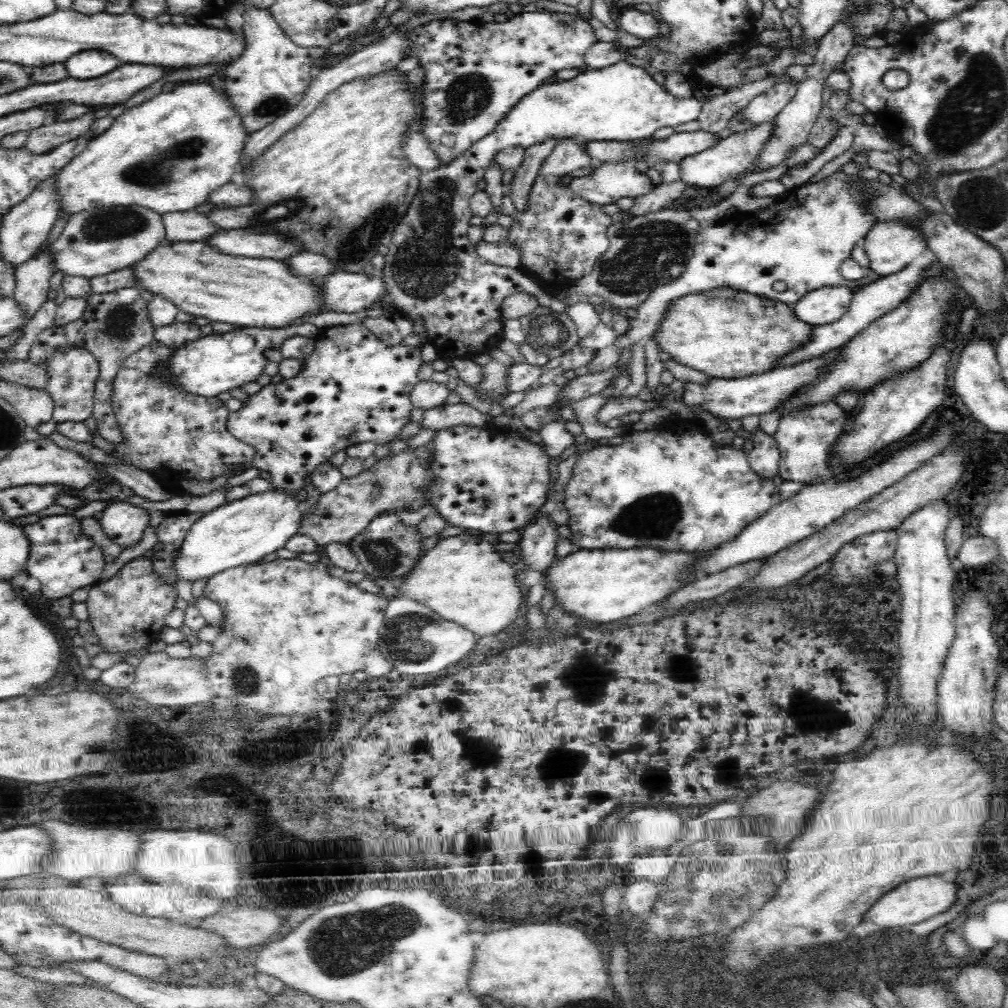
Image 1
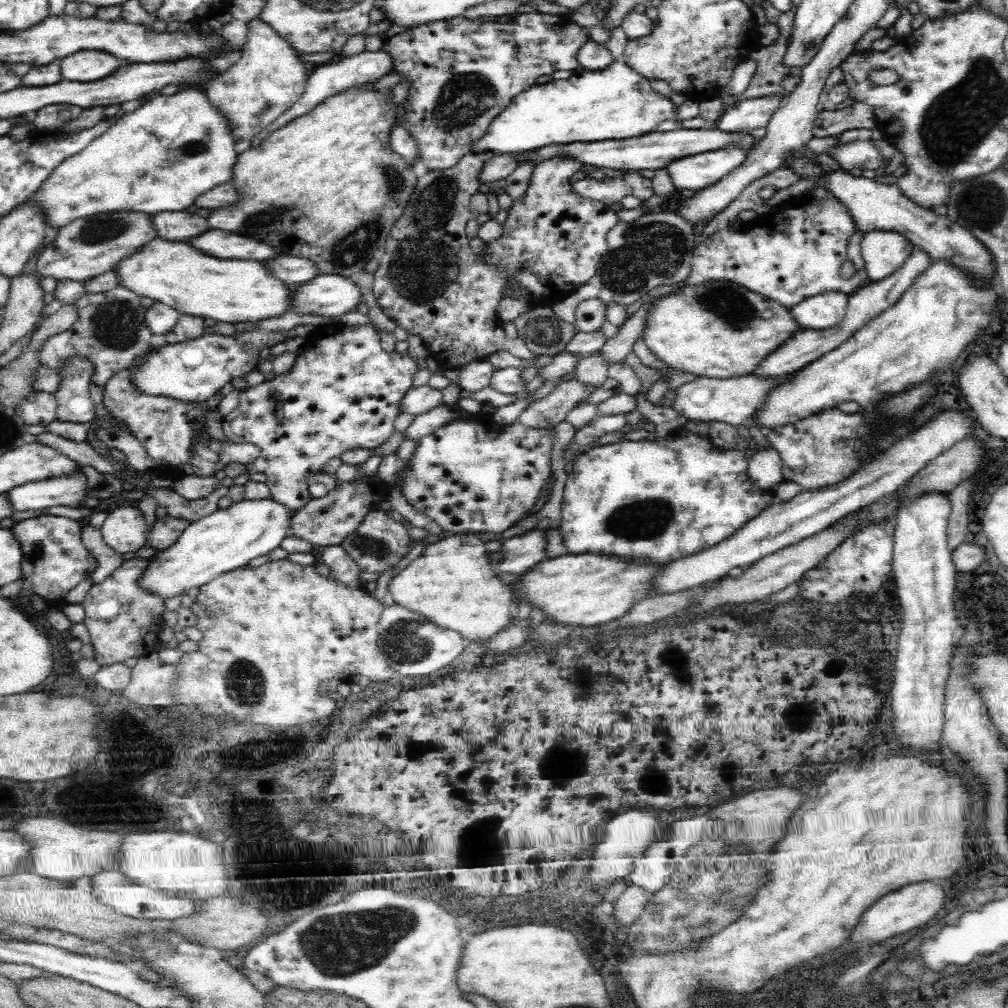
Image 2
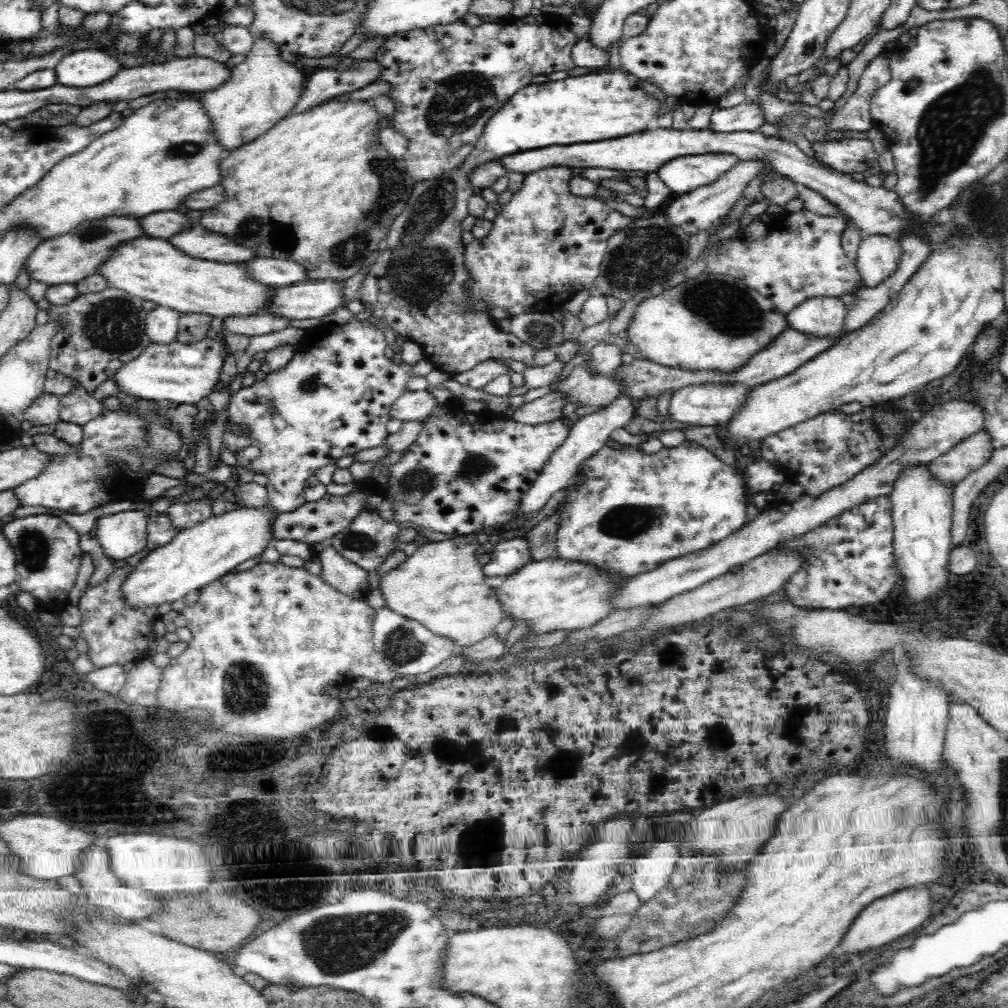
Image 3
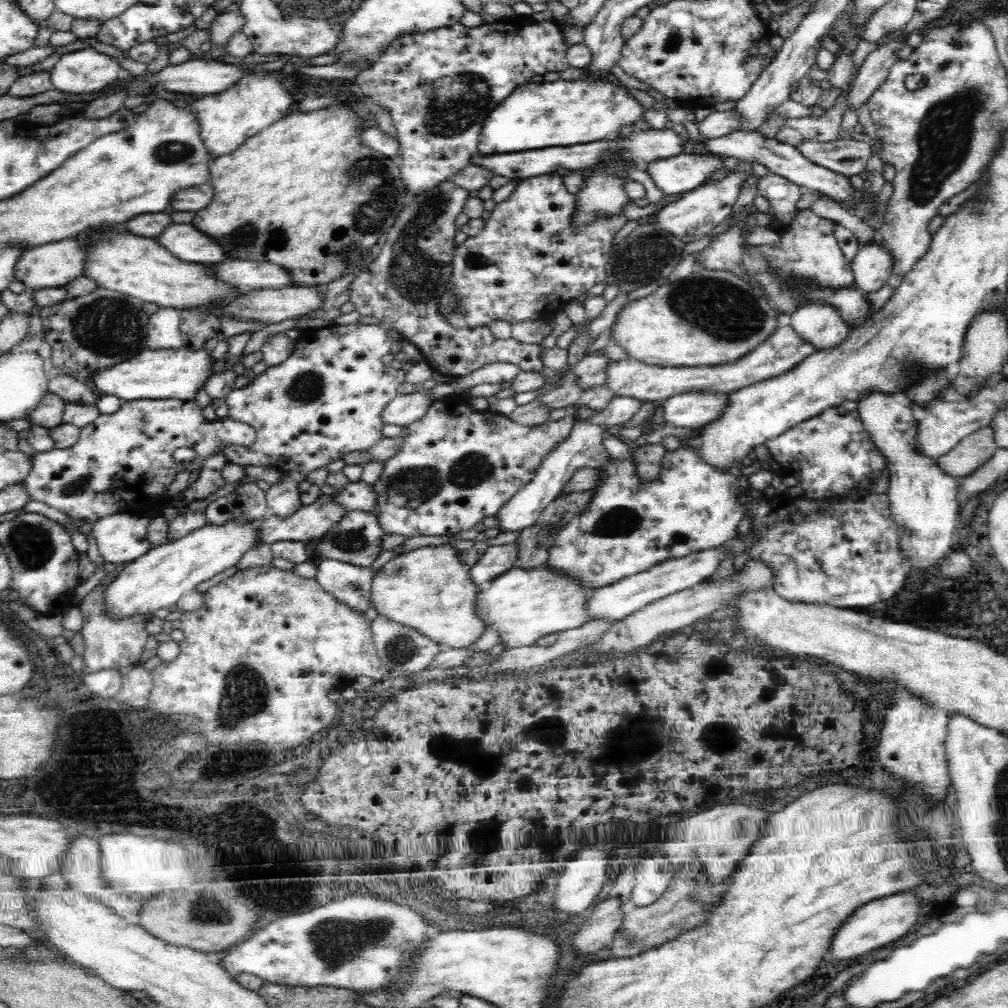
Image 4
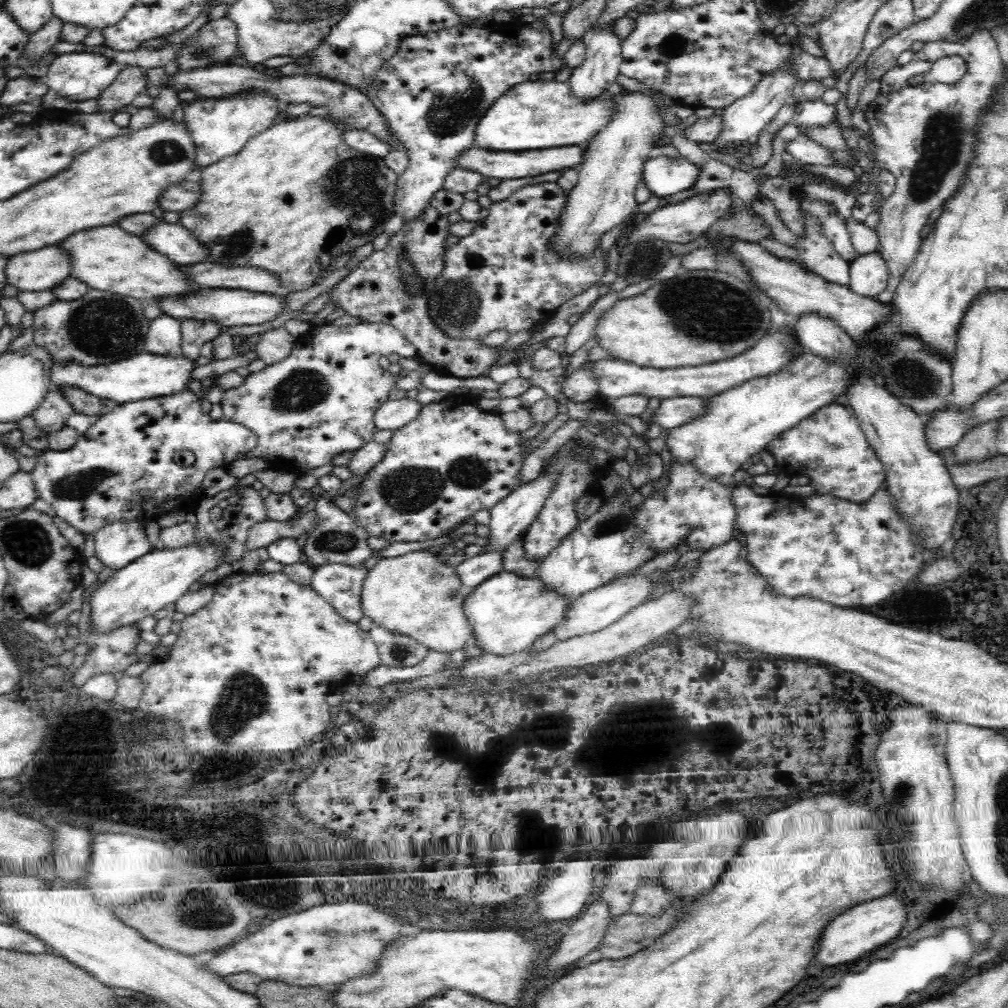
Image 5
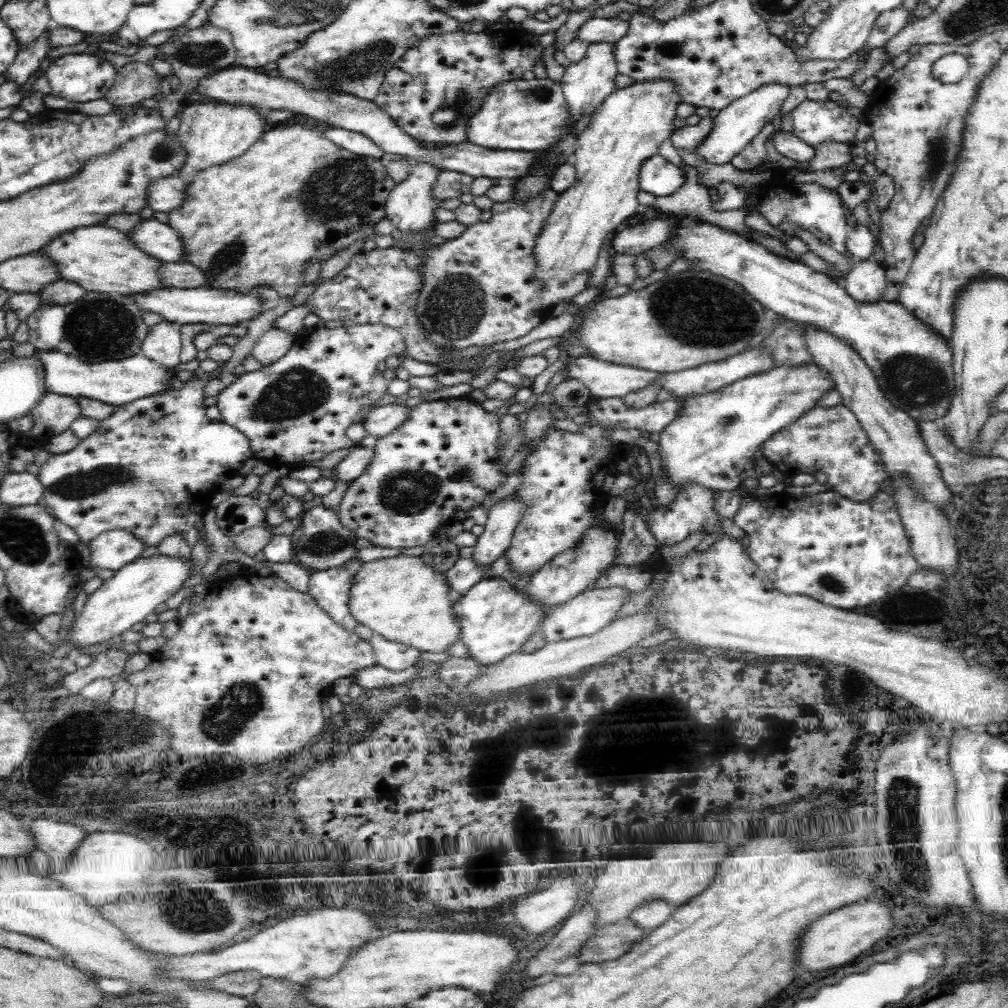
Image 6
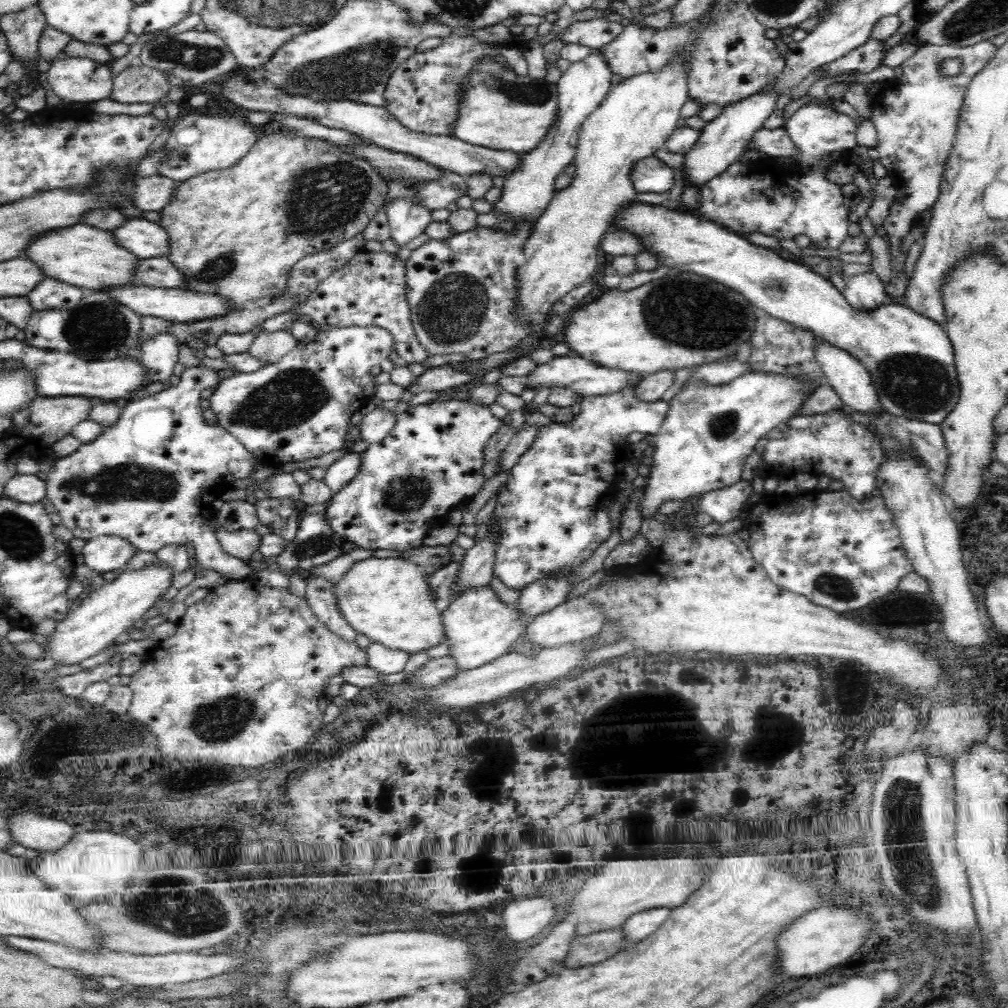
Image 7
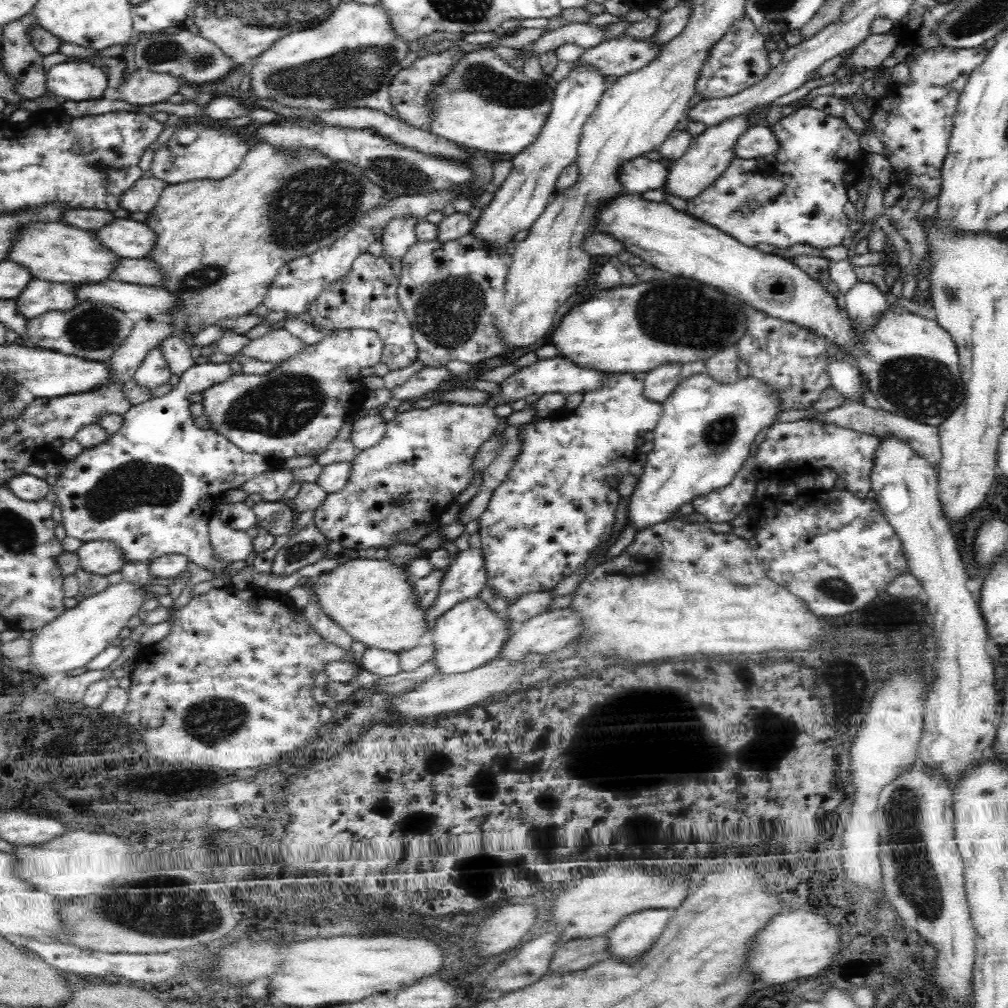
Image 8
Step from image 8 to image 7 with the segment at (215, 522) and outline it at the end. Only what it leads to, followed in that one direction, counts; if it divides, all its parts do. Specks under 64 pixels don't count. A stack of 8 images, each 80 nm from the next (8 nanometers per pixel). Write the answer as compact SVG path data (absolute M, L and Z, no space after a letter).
M215 519L214 526L211 528L214 530L221 550L233 558L248 561L251 555L259 550L261 536L254 530L234 530L230 532L224 530Z

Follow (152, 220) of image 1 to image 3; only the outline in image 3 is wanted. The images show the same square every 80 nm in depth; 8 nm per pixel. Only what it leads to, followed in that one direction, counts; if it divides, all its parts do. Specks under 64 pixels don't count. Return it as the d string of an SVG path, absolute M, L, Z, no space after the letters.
M102 217L98 220L89 220L80 223L76 228L59 237L44 240L30 252L30 256L23 266L30 279L44 285L55 286L72 284L95 274L100 264L108 259L112 248L144 236L137 217Z

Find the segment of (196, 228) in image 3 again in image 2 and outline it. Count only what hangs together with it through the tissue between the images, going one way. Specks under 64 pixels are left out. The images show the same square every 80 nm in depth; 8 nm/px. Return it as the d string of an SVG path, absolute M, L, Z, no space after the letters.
M210 228L206 232L187 238L184 243L191 245L192 248L200 249L200 252L208 256L221 257L224 260L264 261L278 255L275 249L265 241Z

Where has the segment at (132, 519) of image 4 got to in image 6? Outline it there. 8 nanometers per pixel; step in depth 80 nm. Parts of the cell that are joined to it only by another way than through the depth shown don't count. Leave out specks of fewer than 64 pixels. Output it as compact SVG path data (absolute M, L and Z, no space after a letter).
M125 529L100 533L87 546L90 551L88 567L113 571L134 562L145 549L143 541Z

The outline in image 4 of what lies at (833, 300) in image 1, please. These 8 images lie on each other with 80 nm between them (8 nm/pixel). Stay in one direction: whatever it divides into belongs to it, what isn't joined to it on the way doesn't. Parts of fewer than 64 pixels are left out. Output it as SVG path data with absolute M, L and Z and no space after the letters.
M809 302L791 314L793 330L817 351L836 347L849 336L850 327L832 305Z

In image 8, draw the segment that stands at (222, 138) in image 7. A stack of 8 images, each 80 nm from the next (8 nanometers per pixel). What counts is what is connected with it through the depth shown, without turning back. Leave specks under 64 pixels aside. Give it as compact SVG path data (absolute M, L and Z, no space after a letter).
M200 124L198 132L195 133L196 138L193 142L182 144L178 141L177 136L173 136L153 154L151 170L154 178L160 179L168 185L193 180L222 180L236 172L249 151L246 140L240 140L240 136L236 132L230 132L226 128L222 128L218 134L218 128Z

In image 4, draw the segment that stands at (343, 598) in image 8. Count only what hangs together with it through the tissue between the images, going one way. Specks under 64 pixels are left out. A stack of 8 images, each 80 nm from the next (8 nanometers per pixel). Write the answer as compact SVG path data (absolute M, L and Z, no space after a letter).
M427 545L403 555L394 555L372 574L369 607L376 610L377 616L410 627L444 649L461 649L469 647L484 634L484 620L476 616L479 591L478 586L471 580L471 574L468 574L468 566L458 560L456 552L450 546L435 548Z

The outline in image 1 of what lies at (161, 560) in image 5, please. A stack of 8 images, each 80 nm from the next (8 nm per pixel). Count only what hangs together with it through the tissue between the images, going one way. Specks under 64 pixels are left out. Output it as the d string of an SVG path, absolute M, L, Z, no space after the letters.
M268 491L256 493L252 496L245 496L242 500L233 500L231 503L224 503L215 509L200 516L186 532L181 546L176 550L177 554L171 554L173 580L166 580L168 585L176 586L179 580L196 582L197 580L212 578L219 572L229 568L236 568L256 562L262 556L276 553L276 550L285 546L286 540L298 533L302 513L298 510L299 500L292 499L282 491Z

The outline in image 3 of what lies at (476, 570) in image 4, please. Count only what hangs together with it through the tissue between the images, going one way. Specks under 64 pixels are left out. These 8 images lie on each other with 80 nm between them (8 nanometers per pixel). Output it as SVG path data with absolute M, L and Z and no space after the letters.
M522 536L501 539L493 546L488 563L482 568L486 577L492 577L495 581L516 572L530 561L528 542Z

